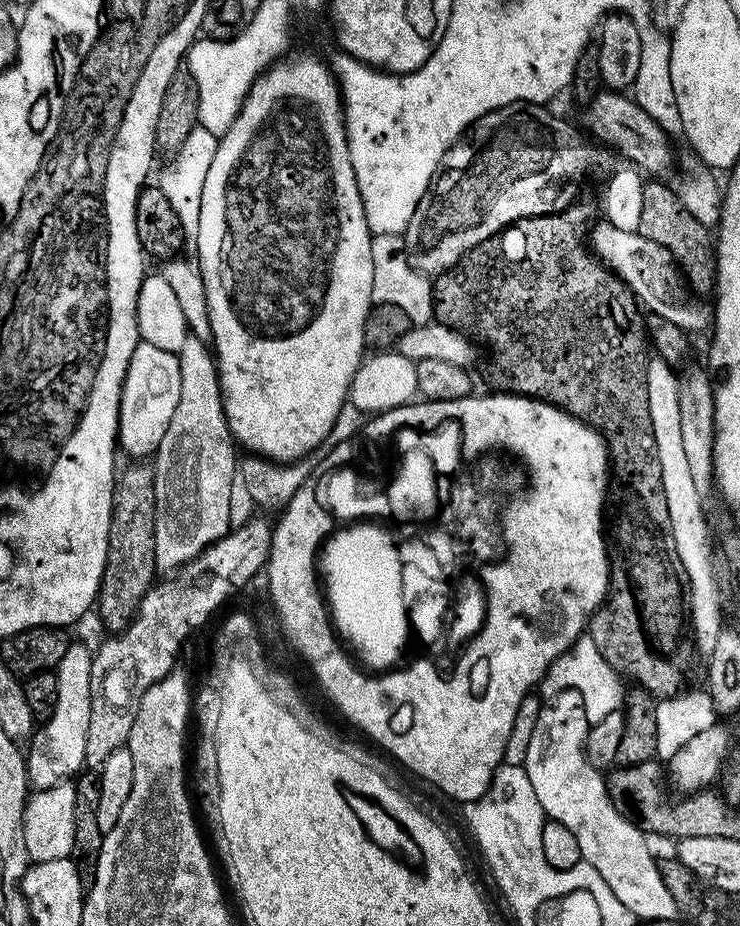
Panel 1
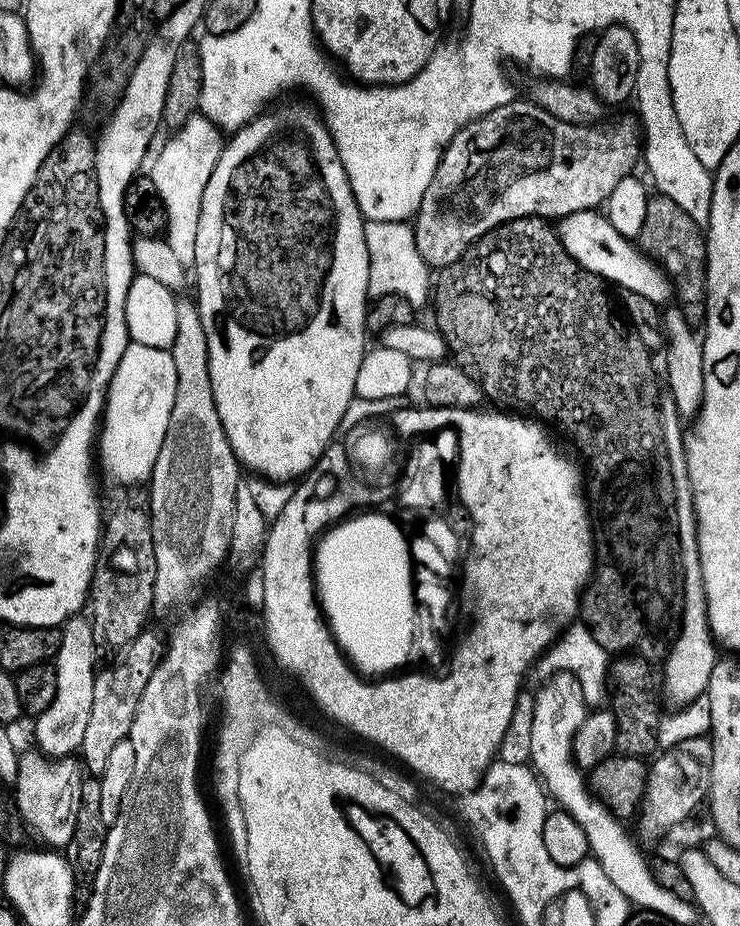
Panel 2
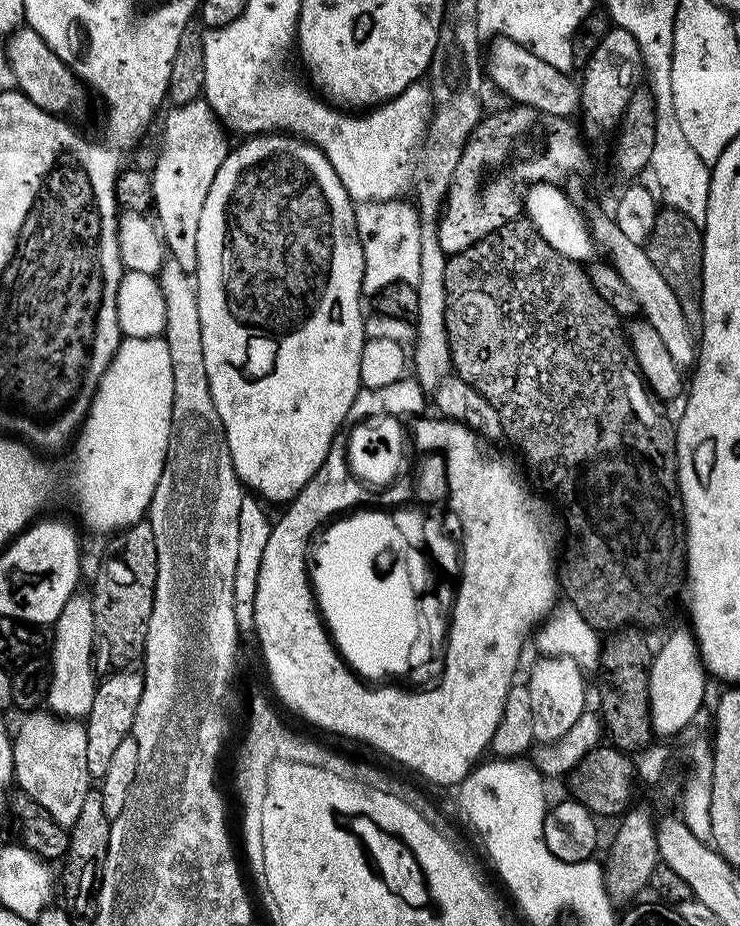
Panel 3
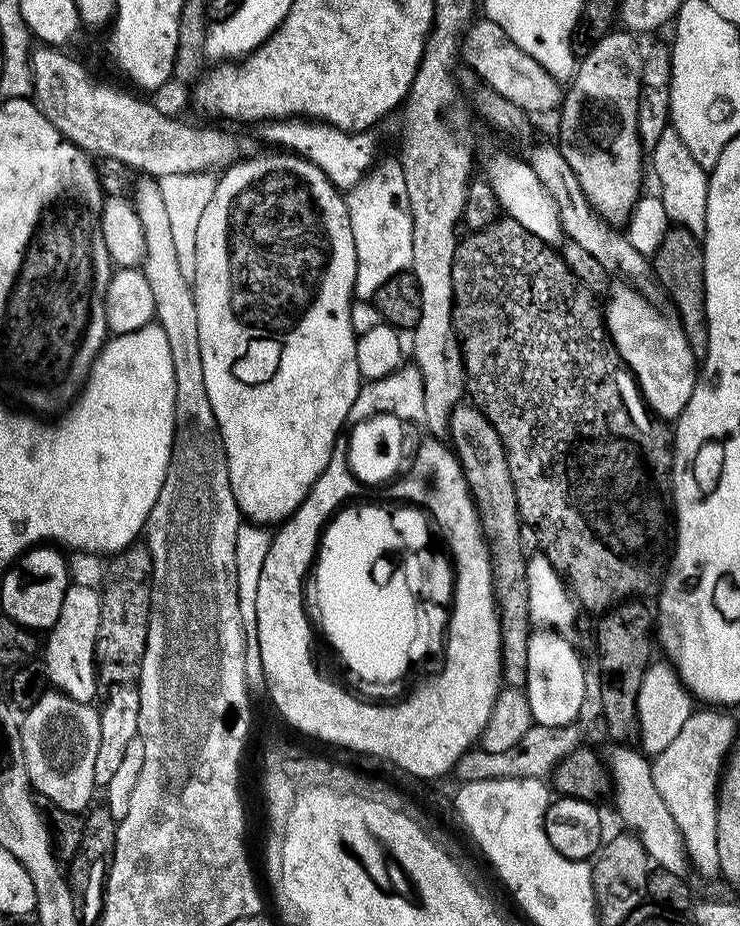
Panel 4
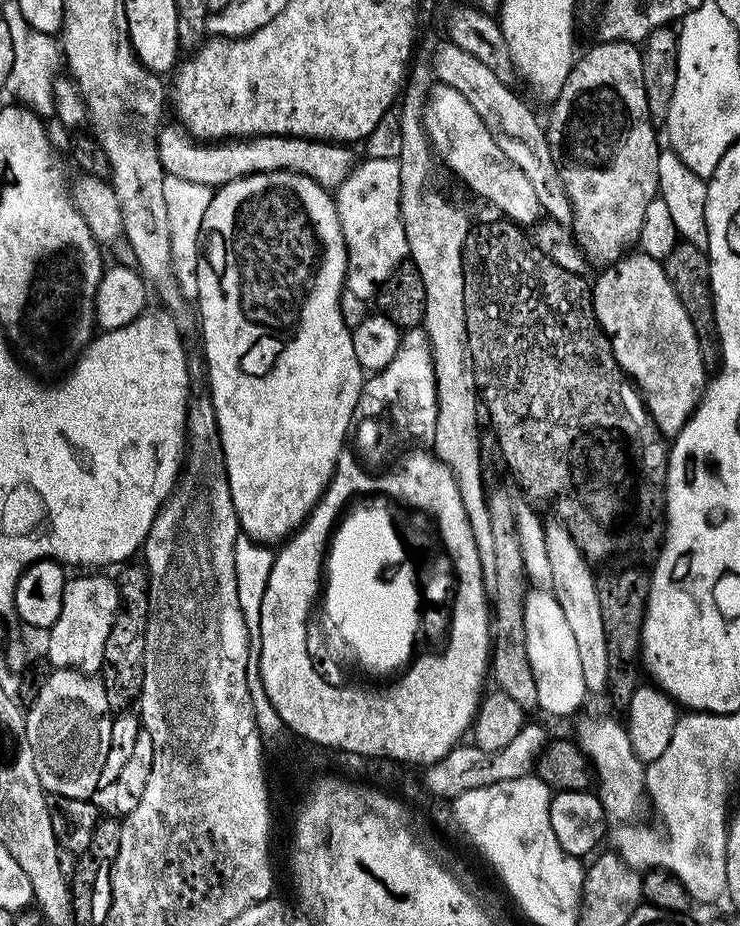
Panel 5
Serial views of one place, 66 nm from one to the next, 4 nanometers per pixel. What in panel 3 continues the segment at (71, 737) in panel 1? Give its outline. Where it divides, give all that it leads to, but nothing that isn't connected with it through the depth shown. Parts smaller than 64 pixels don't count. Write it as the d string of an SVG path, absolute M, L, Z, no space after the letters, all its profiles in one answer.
M77 594L75 596L71 596L70 599L67 600L66 604L62 608L61 614L59 614L59 618L56 619L56 623L53 625L52 631L54 631L54 638L50 640L50 648L52 644L52 656L50 655L50 675L52 677L52 681L50 682L50 690L48 691L48 699L46 701L47 707L51 709L55 715L61 718L84 718L87 717L88 711L90 710L90 706L94 702L94 694L96 693L96 686L98 683L98 676L95 676L92 673L92 660L94 661L94 647L96 635L94 634L93 628L93 608L92 602L89 597L82 597L82 594Z

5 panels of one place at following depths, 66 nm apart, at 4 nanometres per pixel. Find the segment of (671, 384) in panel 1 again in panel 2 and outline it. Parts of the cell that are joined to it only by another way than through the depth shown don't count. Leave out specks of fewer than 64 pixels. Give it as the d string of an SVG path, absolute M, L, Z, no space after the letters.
M666 402L666 404L661 403L659 405L660 409L660 425L662 426L662 438L664 439L664 448L668 452L668 461L670 462L670 474L674 478L674 490L676 491L676 529L678 530L678 542L680 543L680 561L682 562L682 574L684 575L684 609L680 615L680 626L676 633L676 638L669 647L668 655L665 656L662 667L664 667L664 692L662 688L663 697L667 700L670 699L674 706L685 706L694 699L705 695L709 686L710 673L716 665L718 659L718 648L715 641L712 638L712 631L710 630L710 622L708 621L708 607L706 606L706 590L704 589L704 583L702 582L702 562L698 558L698 534L696 533L696 511L694 510L694 502L692 501L692 487L688 481L688 467L686 466L686 458L684 457L684 437L686 435L685 429L682 425L682 419L679 413L676 411L676 407L672 402Z

